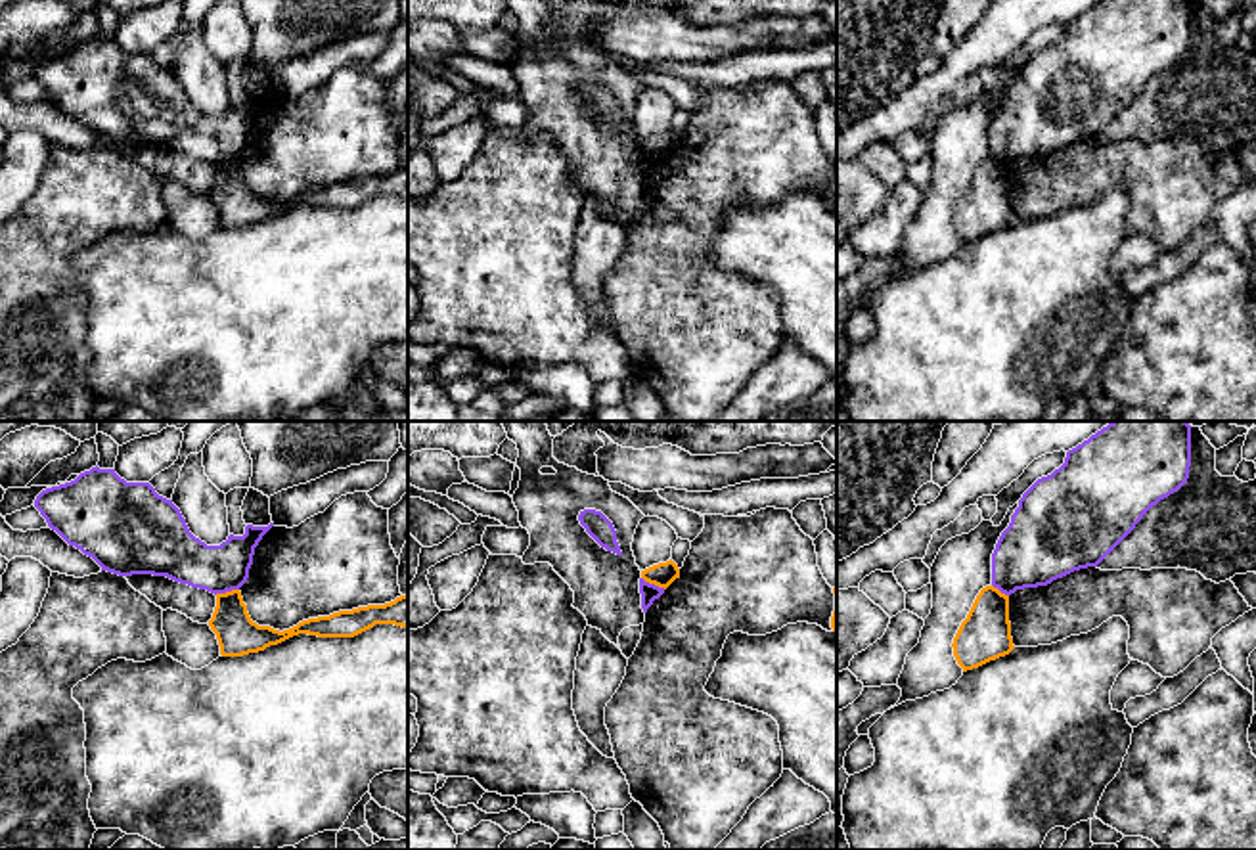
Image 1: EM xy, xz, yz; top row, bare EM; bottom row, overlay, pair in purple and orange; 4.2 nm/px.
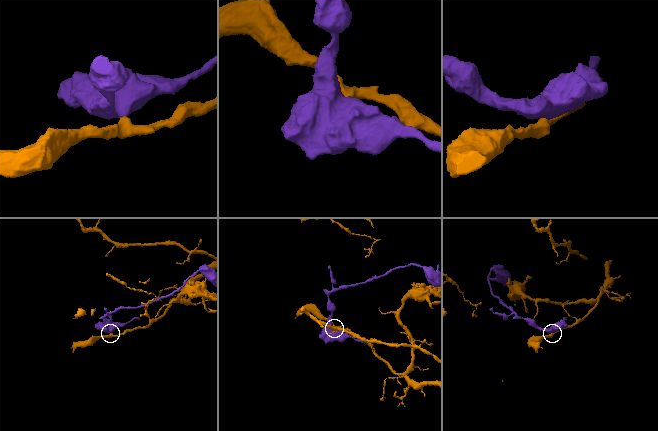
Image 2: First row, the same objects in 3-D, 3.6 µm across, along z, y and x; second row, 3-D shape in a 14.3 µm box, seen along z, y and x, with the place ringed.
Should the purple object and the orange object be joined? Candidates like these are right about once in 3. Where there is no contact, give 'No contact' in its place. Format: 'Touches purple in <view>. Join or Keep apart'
Touches purple in xy. Keep apart

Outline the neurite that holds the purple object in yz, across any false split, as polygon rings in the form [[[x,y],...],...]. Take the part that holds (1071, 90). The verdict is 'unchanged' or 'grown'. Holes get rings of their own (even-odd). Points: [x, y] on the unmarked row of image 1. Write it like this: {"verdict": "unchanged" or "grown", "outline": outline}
{"verdict": "unchanged", "outline": [[[1101,0],[1019,71],[992,124],[992,157],[1011,167],[1097,138],[1160,71],[1189,50],[1191,0]]]}

